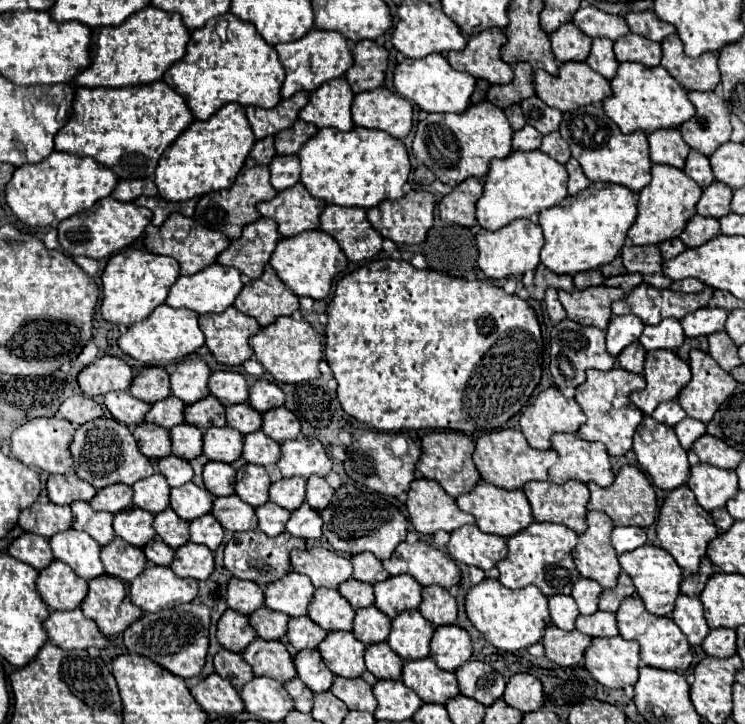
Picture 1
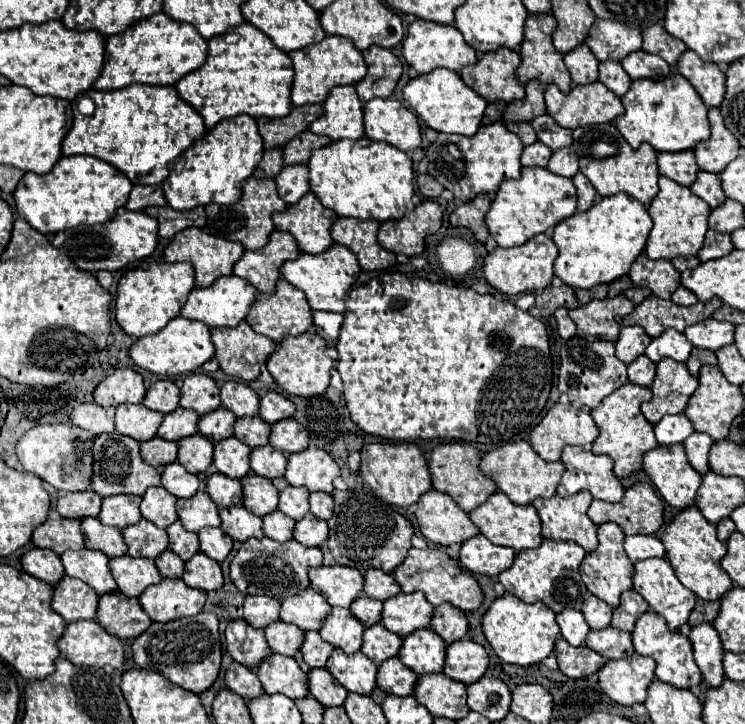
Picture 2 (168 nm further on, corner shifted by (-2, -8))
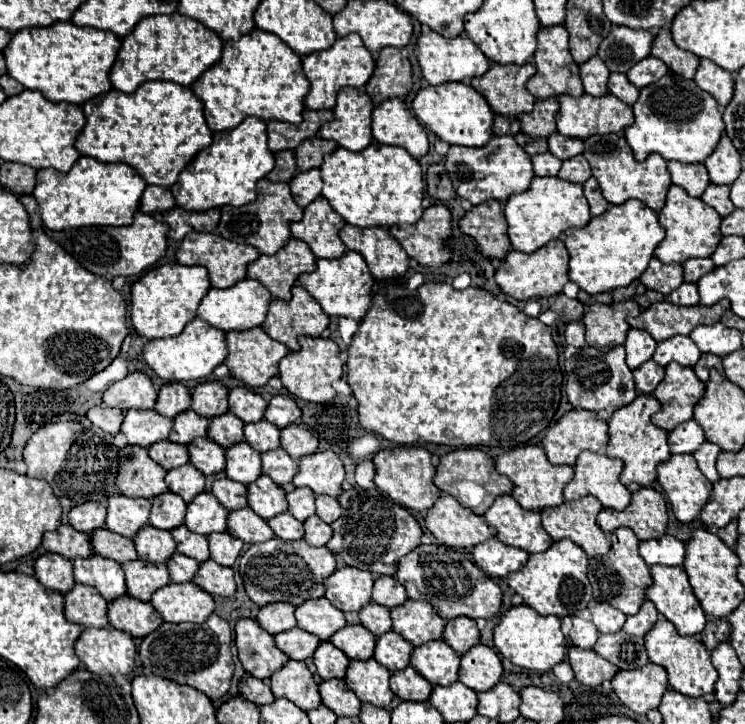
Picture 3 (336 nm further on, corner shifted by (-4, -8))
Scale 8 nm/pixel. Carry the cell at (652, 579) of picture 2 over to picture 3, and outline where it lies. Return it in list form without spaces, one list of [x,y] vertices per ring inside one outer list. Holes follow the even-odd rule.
[[[654,566],[654,568],[650,568],[650,574],[654,578],[654,584],[646,590],[646,598],[650,602],[654,602],[658,612],[664,614],[676,626],[680,636],[696,636],[696,634],[700,634],[702,628],[706,626],[706,614],[704,614],[700,602],[696,600],[694,592],[692,592],[692,586],[688,582],[688,576],[686,576],[684,568]]]

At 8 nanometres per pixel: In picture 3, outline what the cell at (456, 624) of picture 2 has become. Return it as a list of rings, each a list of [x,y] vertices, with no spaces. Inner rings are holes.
[[[454,618],[446,622],[444,636],[442,640],[456,652],[456,654],[466,654],[472,646],[480,642],[480,632],[474,620],[470,618]]]

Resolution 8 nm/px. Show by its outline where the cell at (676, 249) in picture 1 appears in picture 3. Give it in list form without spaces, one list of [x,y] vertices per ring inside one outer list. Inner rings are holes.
[[[692,258],[684,264],[684,282],[698,282],[704,274],[712,272],[716,266],[710,258]]]

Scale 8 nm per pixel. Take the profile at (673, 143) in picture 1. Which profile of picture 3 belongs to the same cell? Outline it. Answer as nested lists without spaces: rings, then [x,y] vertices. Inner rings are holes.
[[[670,160],[668,170],[672,176],[672,184],[684,188],[694,198],[700,198],[702,192],[710,184],[710,178],[708,178],[704,164],[678,164],[678,162]]]

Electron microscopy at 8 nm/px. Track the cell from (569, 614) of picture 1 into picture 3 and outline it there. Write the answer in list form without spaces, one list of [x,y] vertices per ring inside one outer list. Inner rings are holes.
[[[574,616],[572,622],[574,622],[574,626],[572,626],[570,634],[568,634],[570,642],[574,646],[580,646],[580,648],[592,648],[596,644],[598,636],[600,636],[598,628],[594,628],[594,622],[586,622],[586,620],[578,618],[578,616]]]

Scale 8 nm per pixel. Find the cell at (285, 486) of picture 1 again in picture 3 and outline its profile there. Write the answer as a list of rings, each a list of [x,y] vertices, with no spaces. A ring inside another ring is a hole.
[[[294,488],[286,498],[288,498],[288,512],[300,522],[316,514],[316,506],[314,506],[316,494],[310,488]]]

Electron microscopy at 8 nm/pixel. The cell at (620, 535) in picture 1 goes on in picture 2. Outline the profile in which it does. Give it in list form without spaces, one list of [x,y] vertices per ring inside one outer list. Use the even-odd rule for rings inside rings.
[[[626,536],[624,540],[624,552],[632,562],[664,556],[664,546],[656,536]]]

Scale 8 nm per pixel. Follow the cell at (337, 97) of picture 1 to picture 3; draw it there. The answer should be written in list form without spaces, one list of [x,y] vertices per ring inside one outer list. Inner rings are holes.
[[[342,88],[334,108],[334,120],[320,128],[320,136],[348,150],[362,150],[372,142],[370,114],[374,104],[364,88]]]

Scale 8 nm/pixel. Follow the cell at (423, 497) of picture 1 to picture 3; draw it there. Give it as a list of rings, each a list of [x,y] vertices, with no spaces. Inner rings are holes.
[[[442,494],[426,514],[428,530],[438,542],[450,548],[474,548],[496,536],[496,528],[470,508],[464,508],[454,496]]]

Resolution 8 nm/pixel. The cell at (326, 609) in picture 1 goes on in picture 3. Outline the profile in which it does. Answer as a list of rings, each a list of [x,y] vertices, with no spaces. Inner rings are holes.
[[[348,624],[338,630],[330,642],[334,642],[350,660],[370,660],[376,646],[376,636],[360,624]]]

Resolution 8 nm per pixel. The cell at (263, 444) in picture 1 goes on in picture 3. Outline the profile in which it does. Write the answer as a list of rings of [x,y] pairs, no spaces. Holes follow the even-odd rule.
[[[282,448],[262,454],[262,472],[270,476],[276,484],[290,484],[298,474],[298,460],[290,458]]]

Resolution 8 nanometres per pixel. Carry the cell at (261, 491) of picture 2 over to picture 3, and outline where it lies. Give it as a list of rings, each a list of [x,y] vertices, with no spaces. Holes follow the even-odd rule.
[[[260,476],[248,486],[248,506],[264,520],[278,516],[288,510],[286,492],[282,486],[272,482],[268,476]]]

